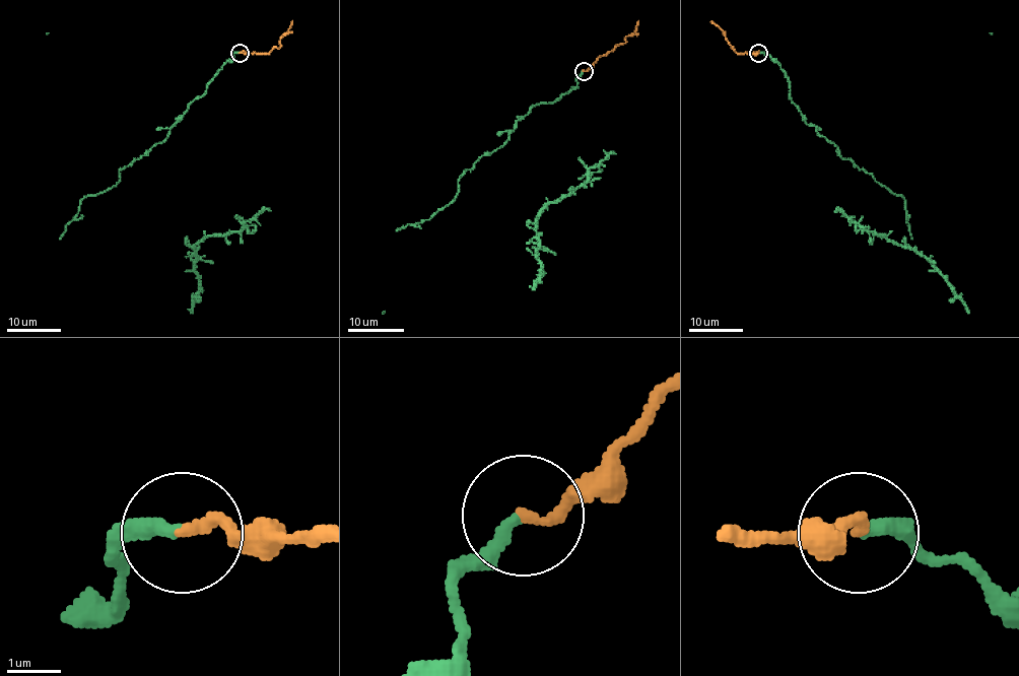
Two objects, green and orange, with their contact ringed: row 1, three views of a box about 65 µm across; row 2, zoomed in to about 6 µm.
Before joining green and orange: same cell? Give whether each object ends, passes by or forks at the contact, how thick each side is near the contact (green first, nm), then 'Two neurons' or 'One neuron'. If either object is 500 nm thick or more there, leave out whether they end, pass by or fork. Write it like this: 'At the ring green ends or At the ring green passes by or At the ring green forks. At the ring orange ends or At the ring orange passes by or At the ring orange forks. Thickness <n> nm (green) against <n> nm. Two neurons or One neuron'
At the ring green ends. At the ring orange ends. Thickness 260 nm (green) against 200 nm. Two neurons

